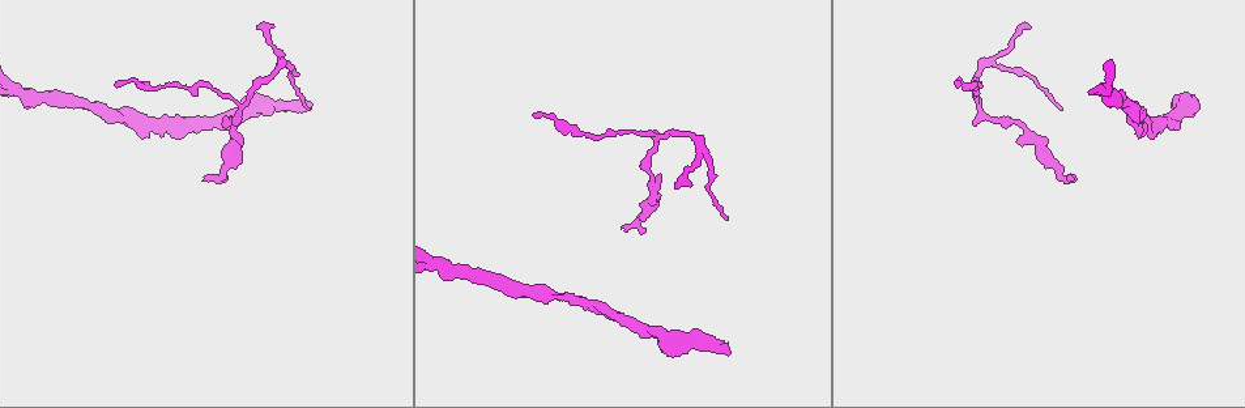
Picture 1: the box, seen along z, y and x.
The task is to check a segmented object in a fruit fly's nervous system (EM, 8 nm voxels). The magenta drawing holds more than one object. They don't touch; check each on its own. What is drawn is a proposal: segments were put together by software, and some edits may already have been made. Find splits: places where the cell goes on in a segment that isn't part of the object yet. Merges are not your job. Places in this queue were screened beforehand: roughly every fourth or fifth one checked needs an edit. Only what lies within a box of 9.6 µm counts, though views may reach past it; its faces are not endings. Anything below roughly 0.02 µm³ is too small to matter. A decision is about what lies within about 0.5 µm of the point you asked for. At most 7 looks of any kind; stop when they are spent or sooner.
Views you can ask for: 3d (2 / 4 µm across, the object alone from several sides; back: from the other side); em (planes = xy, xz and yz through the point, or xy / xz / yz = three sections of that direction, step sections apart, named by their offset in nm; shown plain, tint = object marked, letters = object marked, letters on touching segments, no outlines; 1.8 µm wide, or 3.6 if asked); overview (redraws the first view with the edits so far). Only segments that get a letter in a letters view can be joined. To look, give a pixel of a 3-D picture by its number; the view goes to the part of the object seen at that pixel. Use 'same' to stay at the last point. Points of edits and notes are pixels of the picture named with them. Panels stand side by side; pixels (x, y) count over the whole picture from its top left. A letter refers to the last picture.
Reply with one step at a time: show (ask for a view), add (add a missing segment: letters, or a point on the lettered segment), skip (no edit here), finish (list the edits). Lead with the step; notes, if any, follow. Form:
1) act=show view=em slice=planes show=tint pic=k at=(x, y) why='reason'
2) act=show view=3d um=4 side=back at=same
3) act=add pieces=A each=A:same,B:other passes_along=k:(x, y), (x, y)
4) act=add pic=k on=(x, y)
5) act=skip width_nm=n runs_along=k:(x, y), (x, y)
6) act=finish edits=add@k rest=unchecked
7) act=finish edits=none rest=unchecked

act=show view=3d um=2 pic=1 at=(731, 350) why='free end'

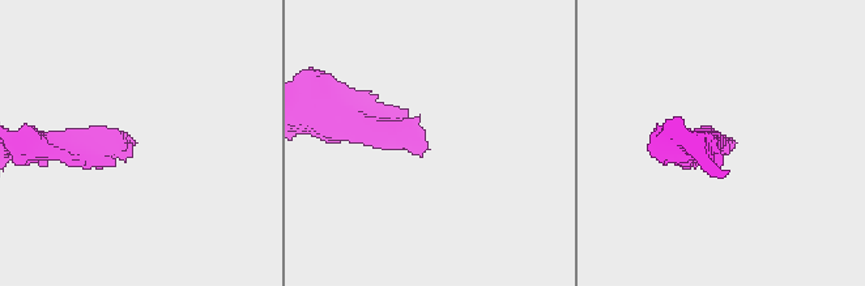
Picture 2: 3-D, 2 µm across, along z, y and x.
act=show view=em slice=planes show=letters pic=2 at=(427, 148) why='now the EM'

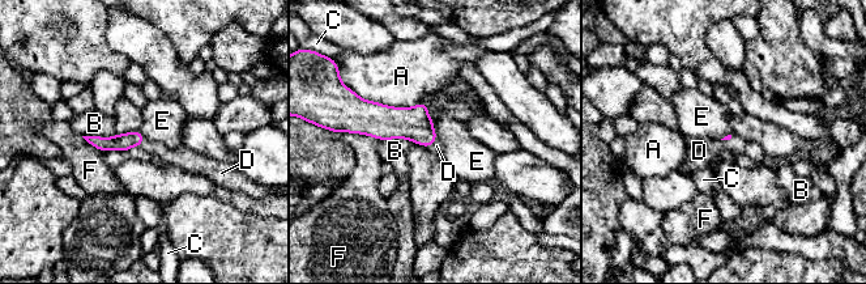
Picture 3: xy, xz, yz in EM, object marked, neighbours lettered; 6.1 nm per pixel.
act=add pieces=D each=A:other,B:other,C:other,D:same,E:other,F:other passes_along=3:(414, 123), (432, 142), (436, 145) found='the cell continues'

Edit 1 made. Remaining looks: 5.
act=show view=3d um=2 pic=1 at=(258, 25) why='an open end'

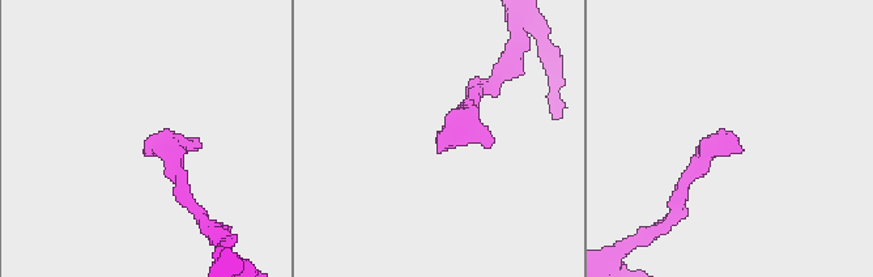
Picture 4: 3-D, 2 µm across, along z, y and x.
act=show view=em slice=planes show=tint pic=4 at=(440, 149)

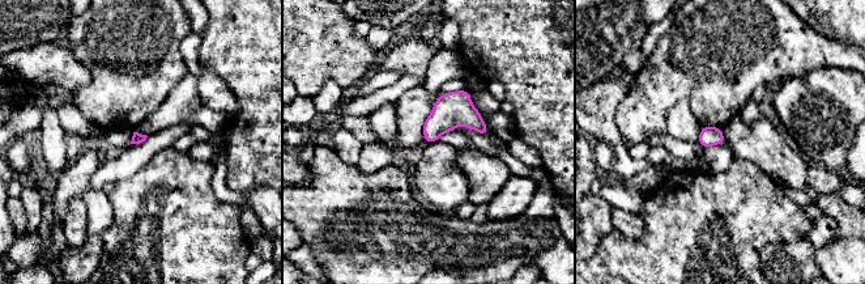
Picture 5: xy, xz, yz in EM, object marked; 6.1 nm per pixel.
act=show view=em slice=planes show=letters at=same

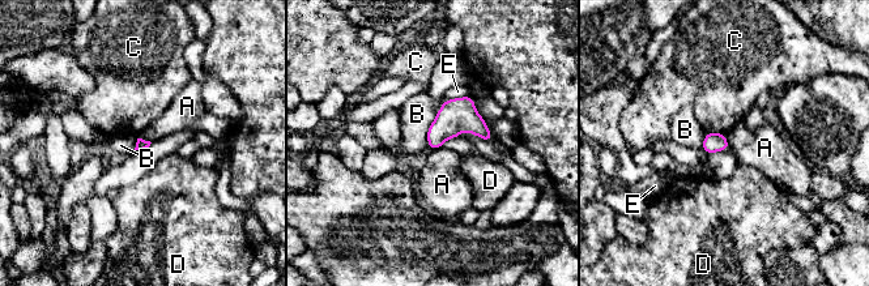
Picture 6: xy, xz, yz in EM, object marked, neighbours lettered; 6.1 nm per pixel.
act=skip each=A:other,B:other,C:other,D:other,E:other border=6:(137, 137), (150, 142) found='no lettered segment goes on from it'

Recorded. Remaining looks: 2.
act=show view=3d um=2 pic=1 at=(203, 179) why='an open end'

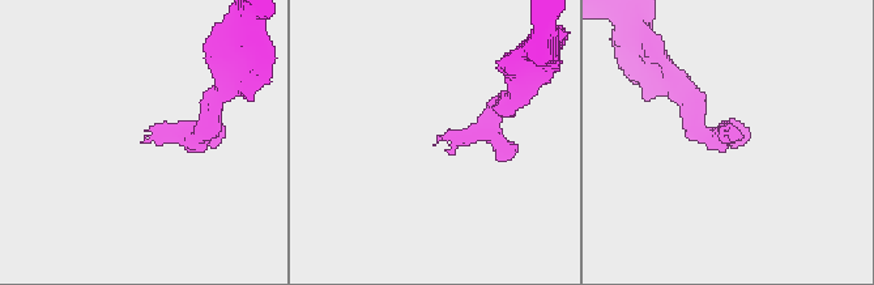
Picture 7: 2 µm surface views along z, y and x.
act=show view=em slice=planes show=letters pic=7 at=(445, 132) why='now the EM'

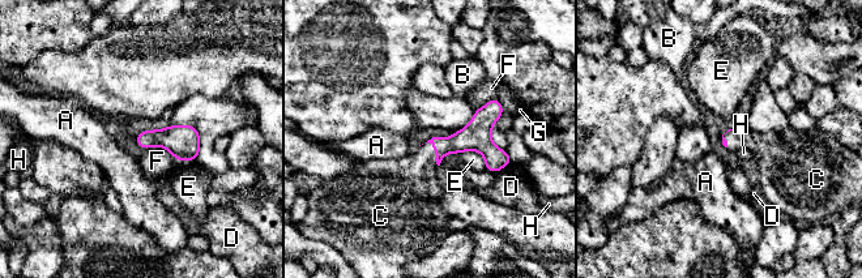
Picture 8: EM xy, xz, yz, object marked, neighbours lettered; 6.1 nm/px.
act=add pieces=C each=A:other,B:other,C:same,D:other,E:other,F:other,G:other,H:other passes_along=8:(473, 137), (436, 154), (410, 185) found='the cell continues'

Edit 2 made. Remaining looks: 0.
act=finish edits=add@3,add@8 rest=unchecked

